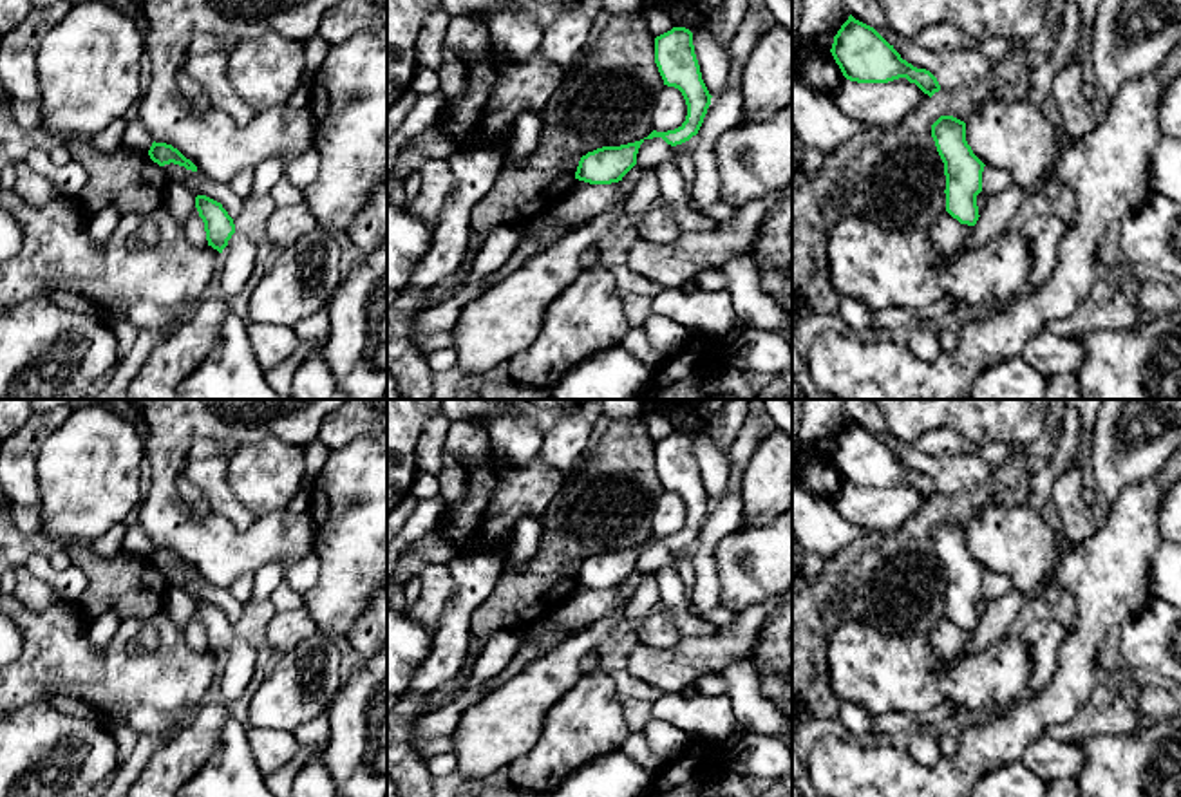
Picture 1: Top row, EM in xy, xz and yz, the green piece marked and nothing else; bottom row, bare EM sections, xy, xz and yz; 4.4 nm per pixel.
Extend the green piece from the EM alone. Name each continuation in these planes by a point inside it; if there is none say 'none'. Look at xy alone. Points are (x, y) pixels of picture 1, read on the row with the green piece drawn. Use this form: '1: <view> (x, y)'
1: xy (237, 259)

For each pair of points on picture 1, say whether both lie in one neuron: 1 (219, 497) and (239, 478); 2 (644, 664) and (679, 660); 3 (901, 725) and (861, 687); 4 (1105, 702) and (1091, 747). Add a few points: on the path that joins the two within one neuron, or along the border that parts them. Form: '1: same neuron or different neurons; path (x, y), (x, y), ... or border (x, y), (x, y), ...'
1: different neurons; border (228, 461), (226, 485), (257, 517)
2: same neuron; path (653, 664), (670, 664)
3: different neurons; border (932, 712), (881, 712), (874, 718)
4: different neurons; border (1136, 729), (1125, 734), (1087, 736), (1071, 743)

